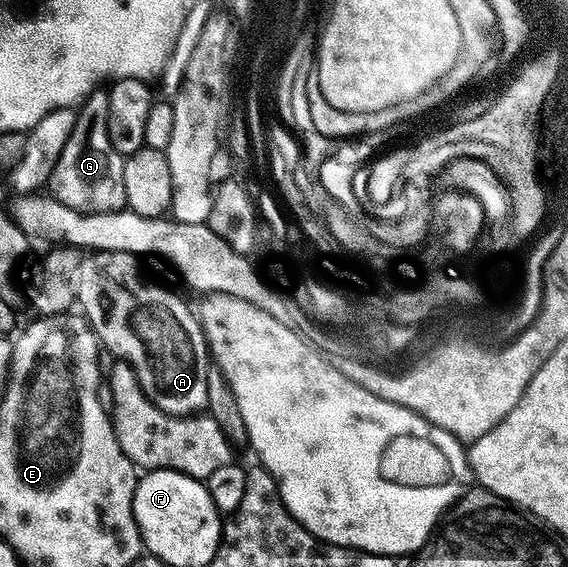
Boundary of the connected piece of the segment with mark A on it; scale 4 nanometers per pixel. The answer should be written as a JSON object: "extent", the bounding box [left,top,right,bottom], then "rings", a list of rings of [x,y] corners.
{"extent":[98,274,210,417],"rings":[[[143,274],[135,277],[136,291],[124,291],[124,328],[120,331],[104,329],[98,335],[98,343],[119,362],[128,363],[138,377],[138,385],[150,401],[167,415],[191,417],[201,414],[207,408],[207,371],[210,366],[208,339],[195,310],[192,311],[172,291],[147,283]]]}

